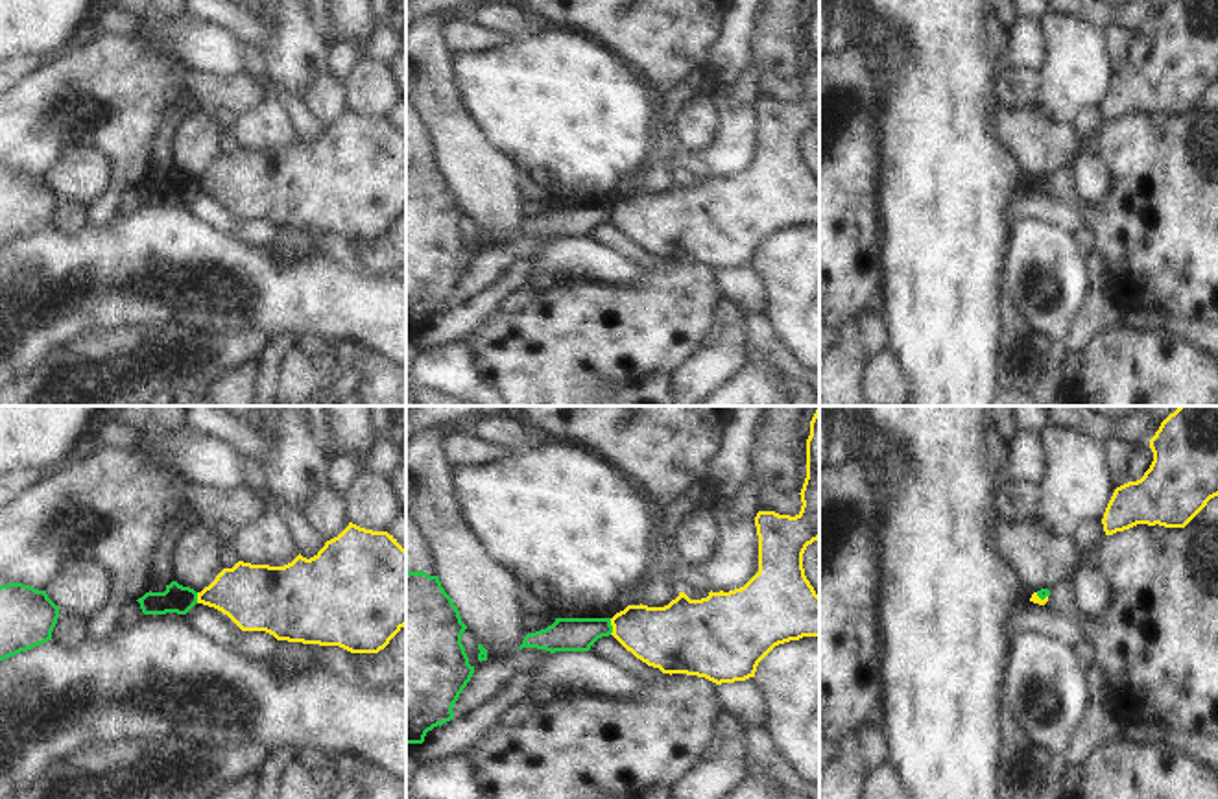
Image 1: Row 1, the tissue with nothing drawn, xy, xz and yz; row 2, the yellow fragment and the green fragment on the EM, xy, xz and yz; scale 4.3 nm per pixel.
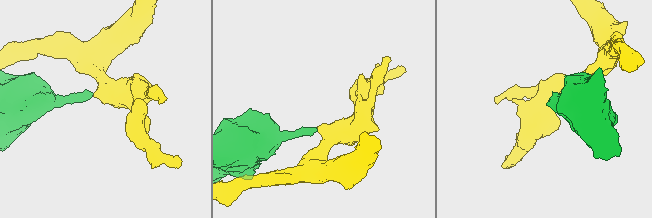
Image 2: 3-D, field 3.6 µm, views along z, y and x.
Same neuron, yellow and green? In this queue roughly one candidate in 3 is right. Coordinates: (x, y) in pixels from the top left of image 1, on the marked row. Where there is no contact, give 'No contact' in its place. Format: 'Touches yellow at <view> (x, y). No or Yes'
Touches yellow at xz (611, 624). No

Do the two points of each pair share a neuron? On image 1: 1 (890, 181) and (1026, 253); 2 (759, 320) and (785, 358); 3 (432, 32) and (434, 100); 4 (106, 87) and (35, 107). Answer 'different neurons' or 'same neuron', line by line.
1: different neurons
2: same neuron
3: same neuron
4: same neuron

